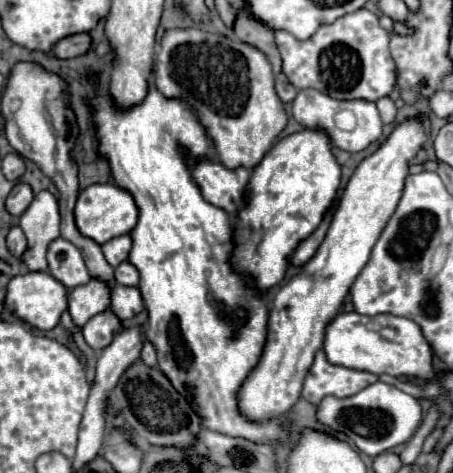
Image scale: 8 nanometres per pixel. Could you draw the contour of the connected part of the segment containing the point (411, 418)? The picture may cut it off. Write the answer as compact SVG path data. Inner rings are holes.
M375 381L357 395L345 399L327 395L317 407L317 421L333 433L345 433L359 451L375 457L413 437L417 425L421 423L421 405L419 399L403 393L401 389Z

